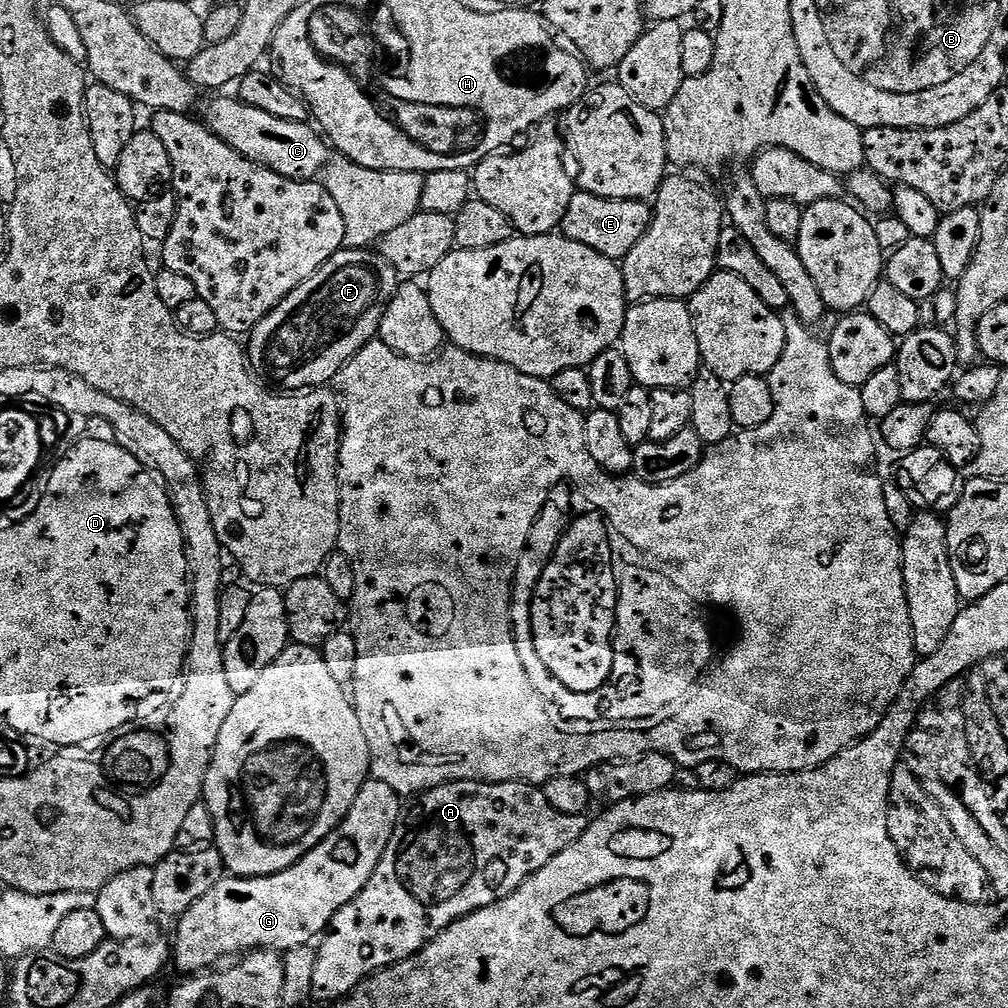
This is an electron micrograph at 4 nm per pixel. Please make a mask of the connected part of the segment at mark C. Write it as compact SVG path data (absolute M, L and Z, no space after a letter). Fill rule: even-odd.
M228 94L217 95L220 96L217 100L209 102L202 120L214 135L238 150L238 154L291 180L316 180L323 173L330 159L330 148L311 123L286 122L274 118L274 114L266 114L266 110L258 110L253 104L224 95Z

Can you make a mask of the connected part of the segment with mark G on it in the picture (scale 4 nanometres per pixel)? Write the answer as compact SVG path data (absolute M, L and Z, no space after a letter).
M370 778L358 790L354 806L350 806L340 825L301 860L269 876L225 875L214 890L198 898L175 921L176 944L174 940L170 948L174 968L176 964L177 970L184 972L180 974L199 974L241 954L257 950L283 954L323 937L334 914L370 882L400 822L401 807L400 795L386 782Z

